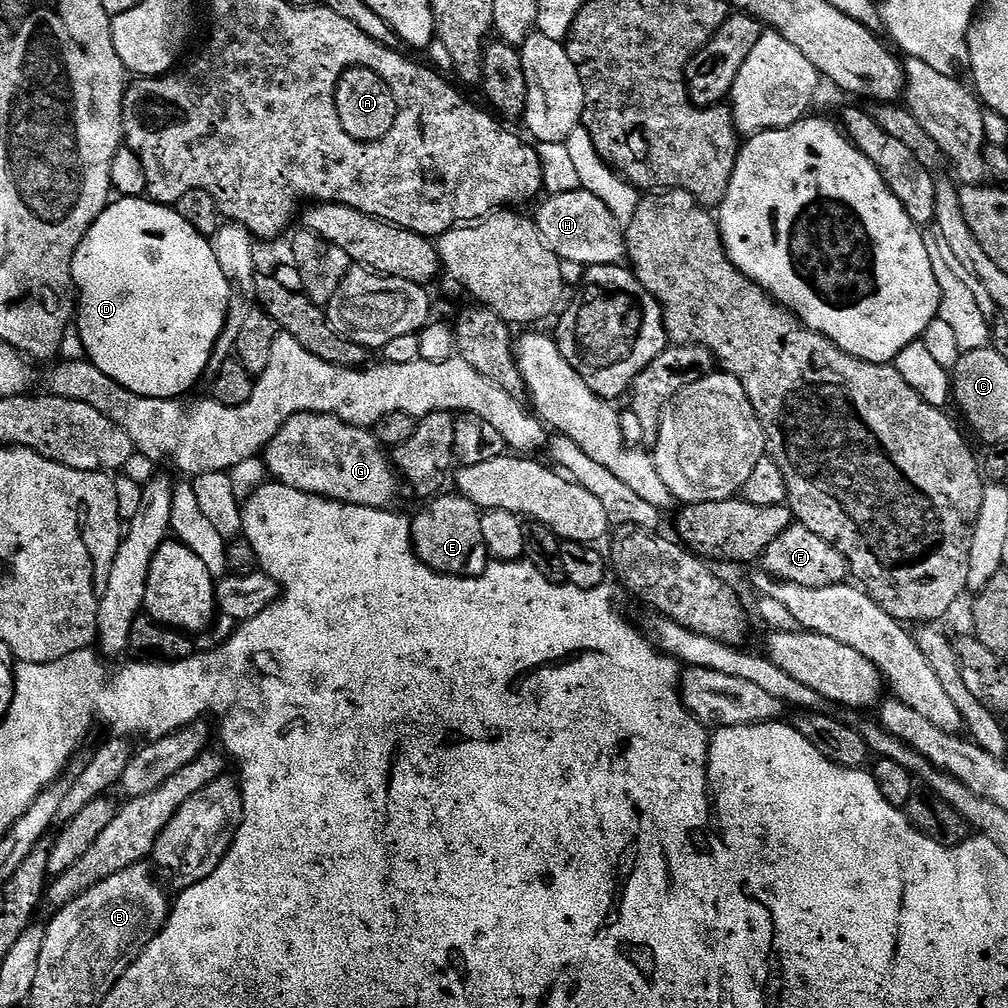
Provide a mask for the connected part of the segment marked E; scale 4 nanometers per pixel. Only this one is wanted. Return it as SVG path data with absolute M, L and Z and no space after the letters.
M437 494L427 501L428 504L412 521L412 548L416 556L435 572L447 576L480 576L489 566L490 557L486 538L482 538L482 512L474 502L465 496Z

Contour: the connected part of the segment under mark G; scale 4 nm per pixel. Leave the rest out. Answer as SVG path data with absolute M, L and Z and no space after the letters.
M299 412L283 426L275 429L262 453L263 460L273 481L290 486L294 490L308 492L312 496L323 496L325 500L339 500L341 504L391 509L395 505L392 503L395 502L396 495L399 494L400 488L402 489L401 477L375 431L348 424L326 412Z

